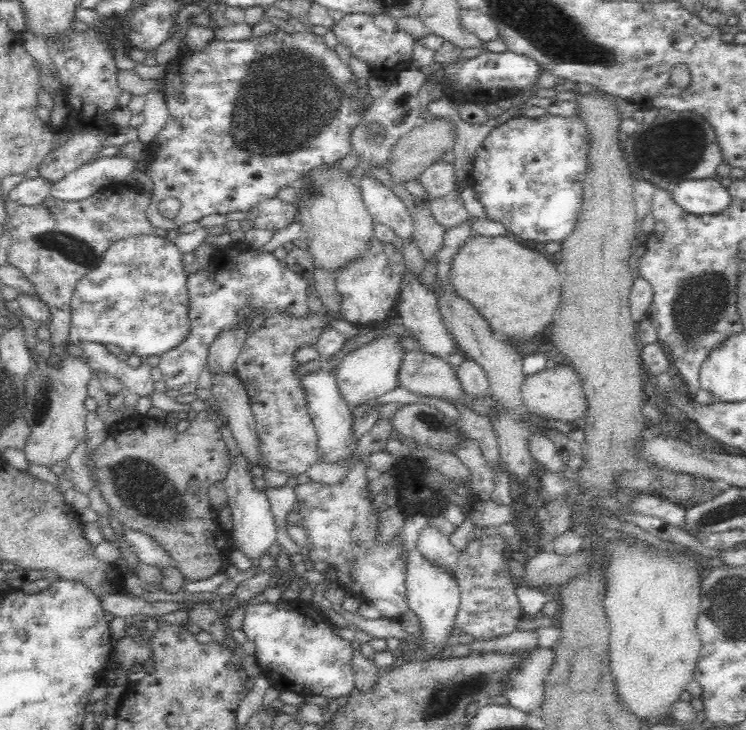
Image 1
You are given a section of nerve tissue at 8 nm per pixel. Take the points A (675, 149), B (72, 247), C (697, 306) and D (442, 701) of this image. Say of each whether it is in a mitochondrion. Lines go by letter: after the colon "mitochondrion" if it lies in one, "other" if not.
A: mitochondrion
B: mitochondrion
C: mitochondrion
D: mitochondrion

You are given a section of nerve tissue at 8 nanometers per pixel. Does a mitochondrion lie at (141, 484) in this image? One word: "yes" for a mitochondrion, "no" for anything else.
yes

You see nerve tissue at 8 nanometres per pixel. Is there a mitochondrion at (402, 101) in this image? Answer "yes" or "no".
no

